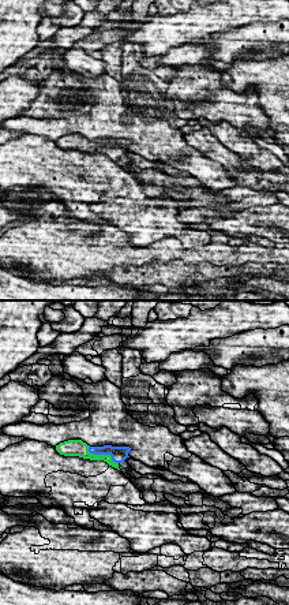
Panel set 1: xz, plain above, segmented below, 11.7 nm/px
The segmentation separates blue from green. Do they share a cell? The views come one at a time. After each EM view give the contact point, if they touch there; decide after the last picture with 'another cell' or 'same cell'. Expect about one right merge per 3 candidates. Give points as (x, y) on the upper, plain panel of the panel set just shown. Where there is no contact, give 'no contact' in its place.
meets blue at (101, 148)

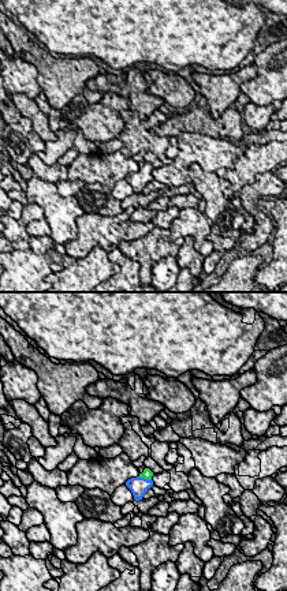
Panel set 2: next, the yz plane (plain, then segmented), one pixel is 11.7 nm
meets blue at (144, 172)

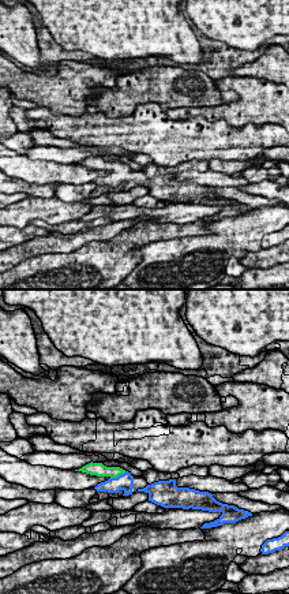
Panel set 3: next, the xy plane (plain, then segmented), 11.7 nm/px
meets blue at (119, 170)

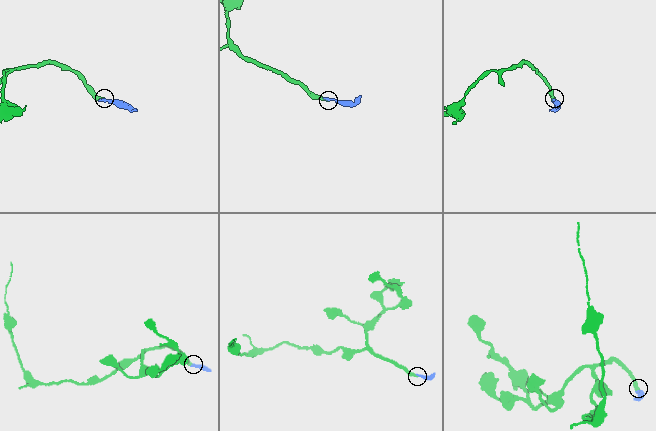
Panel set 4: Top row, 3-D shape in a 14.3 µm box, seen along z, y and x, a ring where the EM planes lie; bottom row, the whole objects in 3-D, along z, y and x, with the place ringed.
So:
same cell

